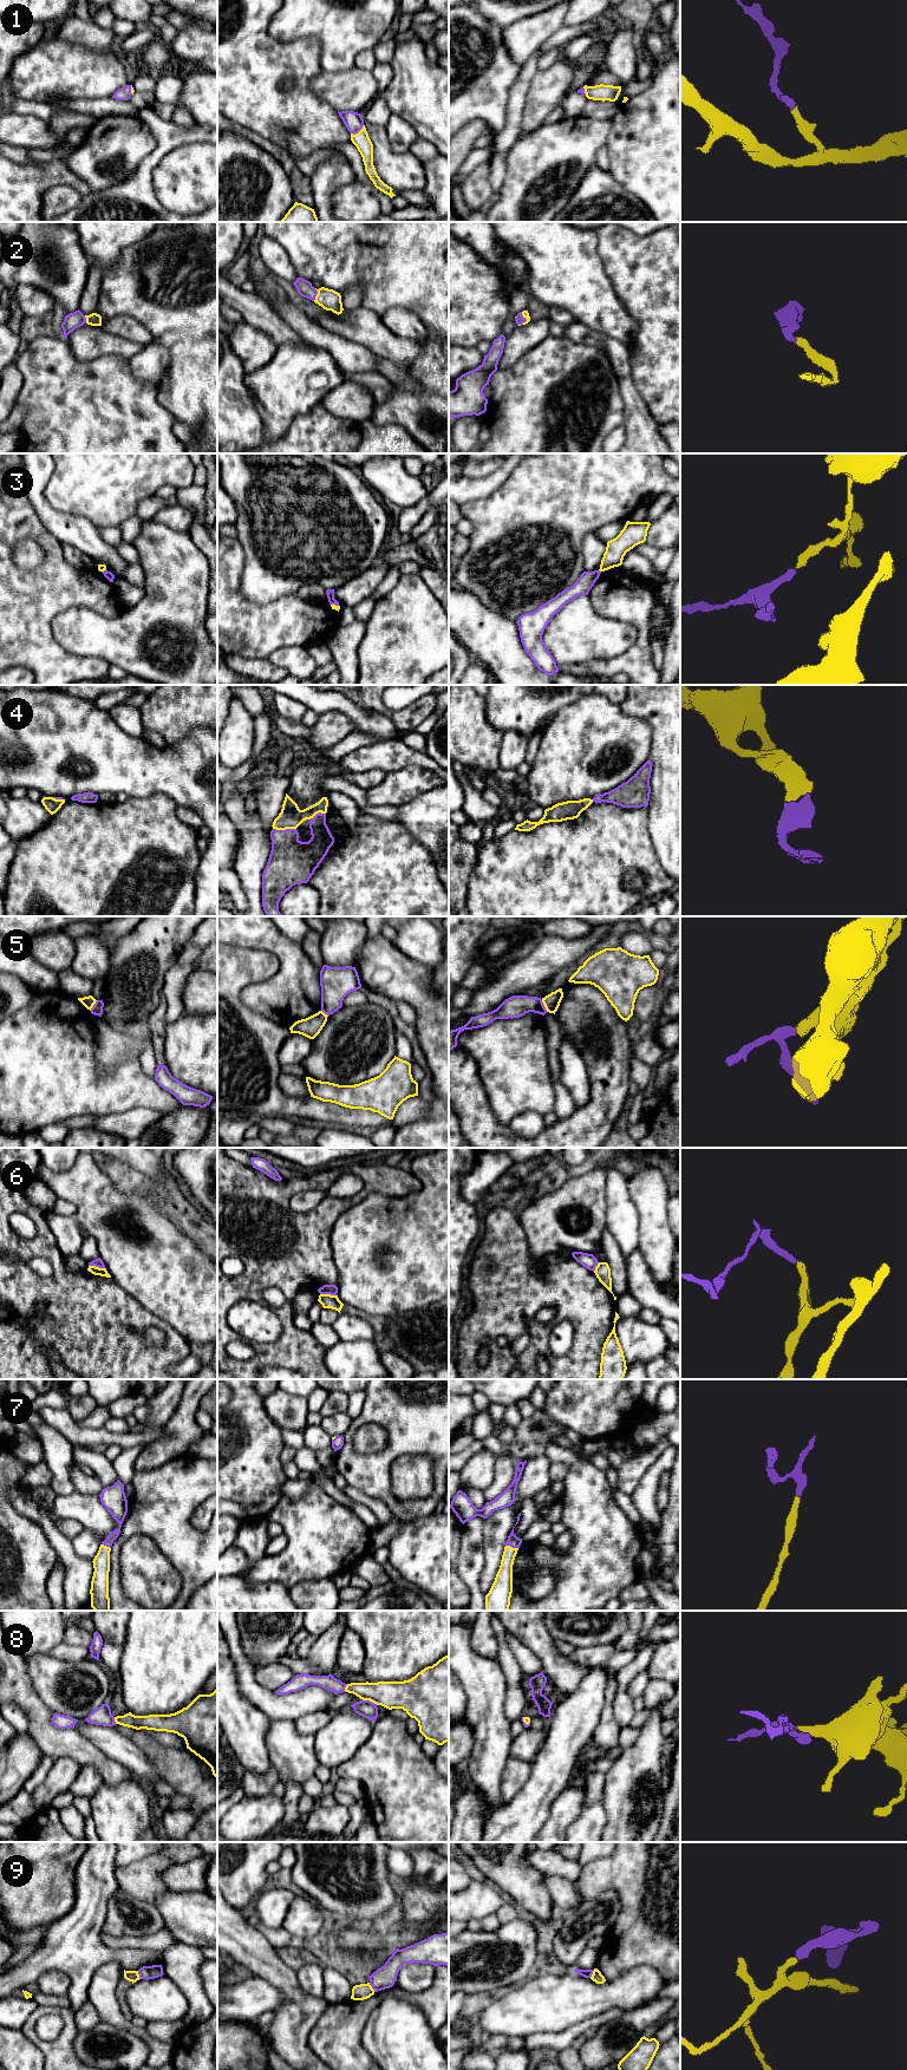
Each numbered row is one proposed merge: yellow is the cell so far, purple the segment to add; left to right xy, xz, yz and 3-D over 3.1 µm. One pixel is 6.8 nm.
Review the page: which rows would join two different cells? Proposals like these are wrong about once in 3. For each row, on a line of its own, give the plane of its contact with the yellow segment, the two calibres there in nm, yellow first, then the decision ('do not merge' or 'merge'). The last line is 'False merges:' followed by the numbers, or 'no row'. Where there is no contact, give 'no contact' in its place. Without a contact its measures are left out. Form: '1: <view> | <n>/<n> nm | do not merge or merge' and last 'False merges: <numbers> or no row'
1: xz | 110/130 nm | merge
2: xz | 140/110 nm | merge
3: xz | 30/50 nm | do not merge
4: xz | 160/300 nm | merge
5: yz | 110/150 nm | do not merge
6: xy | 60/60 nm | do not merge
7: yz | 130/80 nm | merge
8: xz | 190/120 nm | merge
9: xz | 110/150 nm | do not merge
False merges: 3, 5, 6, 9

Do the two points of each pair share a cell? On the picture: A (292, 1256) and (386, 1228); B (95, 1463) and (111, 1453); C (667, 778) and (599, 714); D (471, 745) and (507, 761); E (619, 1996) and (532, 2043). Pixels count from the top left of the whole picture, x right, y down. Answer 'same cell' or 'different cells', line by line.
A: different cells
B: different cells
C: different cells
D: different cells
E: different cells

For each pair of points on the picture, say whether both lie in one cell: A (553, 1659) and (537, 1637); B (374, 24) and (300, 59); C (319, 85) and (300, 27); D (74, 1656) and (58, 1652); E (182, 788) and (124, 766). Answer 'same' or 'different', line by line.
A: same
B: different
C: different
D: same
E: same

